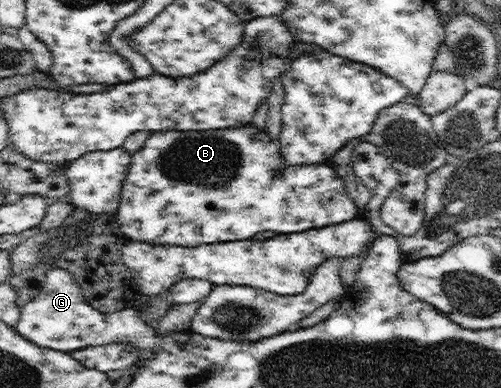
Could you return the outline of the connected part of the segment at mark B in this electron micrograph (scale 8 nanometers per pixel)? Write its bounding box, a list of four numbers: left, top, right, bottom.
[115,124,361,247]

